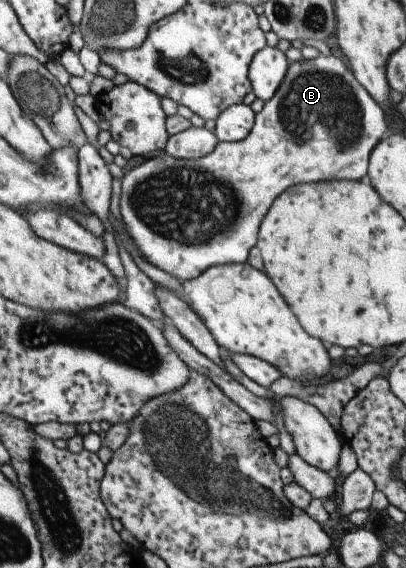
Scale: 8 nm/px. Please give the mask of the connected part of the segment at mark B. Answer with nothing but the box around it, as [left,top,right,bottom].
[119,54,388,281]

